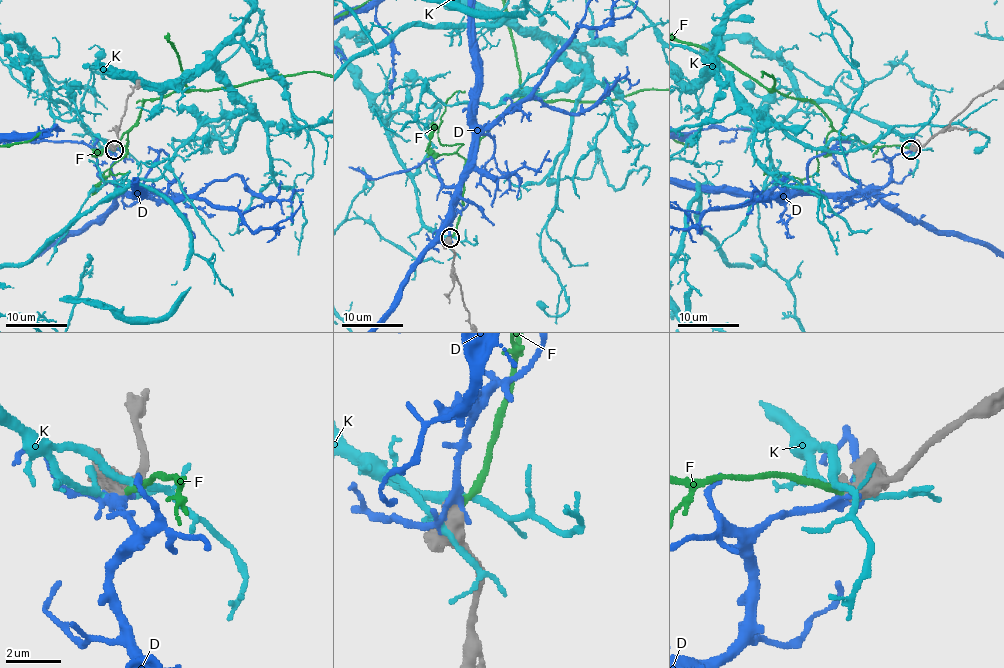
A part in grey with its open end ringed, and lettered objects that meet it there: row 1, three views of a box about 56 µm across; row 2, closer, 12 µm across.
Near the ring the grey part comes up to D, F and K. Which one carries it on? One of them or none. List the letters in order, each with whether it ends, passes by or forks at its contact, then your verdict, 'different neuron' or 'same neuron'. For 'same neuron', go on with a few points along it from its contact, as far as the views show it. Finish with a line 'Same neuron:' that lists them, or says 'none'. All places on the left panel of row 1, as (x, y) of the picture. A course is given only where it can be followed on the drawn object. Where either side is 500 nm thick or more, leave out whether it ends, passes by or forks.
D: different neuron
F: same neuron
K: different neuron
Same neuron: F

